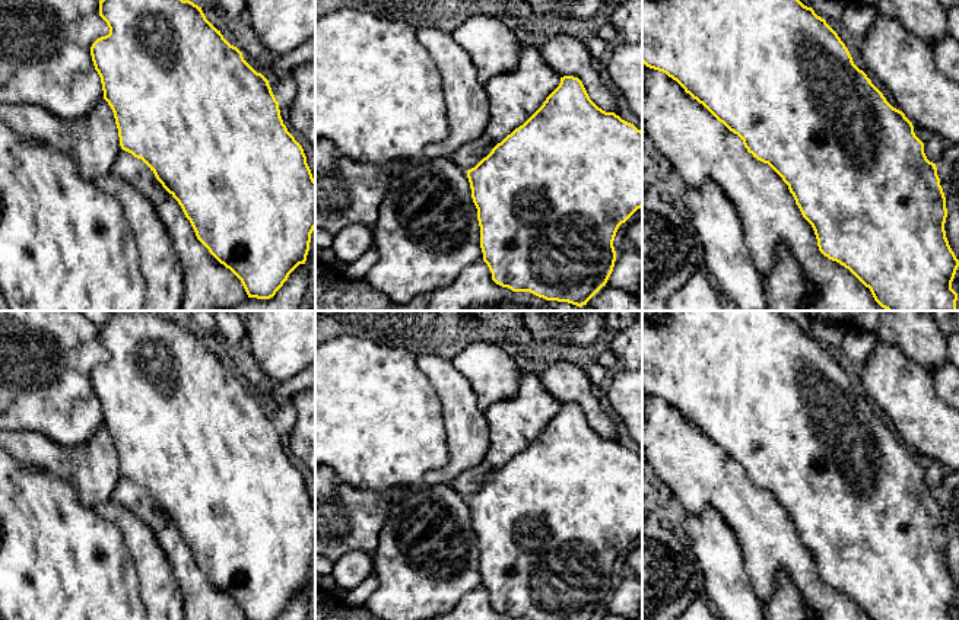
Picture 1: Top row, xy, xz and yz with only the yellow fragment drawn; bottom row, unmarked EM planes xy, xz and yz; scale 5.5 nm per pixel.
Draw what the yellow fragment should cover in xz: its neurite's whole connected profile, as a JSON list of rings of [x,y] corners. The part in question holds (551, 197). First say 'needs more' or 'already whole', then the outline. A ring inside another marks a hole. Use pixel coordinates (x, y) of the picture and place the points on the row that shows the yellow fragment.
already whole; [[[563,76],[559,86],[546,98],[543,105],[523,125],[498,143],[474,168],[469,169],[467,178],[471,198],[477,209],[483,261],[492,273],[492,280],[512,292],[530,292],[546,301],[568,302],[581,308],[606,286],[613,271],[616,261],[613,241],[619,226],[642,207],[642,131],[615,112],[606,112],[598,108],[590,99],[578,77]]]

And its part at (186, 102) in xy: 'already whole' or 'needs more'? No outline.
already whole

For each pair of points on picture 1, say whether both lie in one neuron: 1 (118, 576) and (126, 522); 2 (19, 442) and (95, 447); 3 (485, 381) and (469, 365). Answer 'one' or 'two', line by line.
1: two
2: one
3: one

